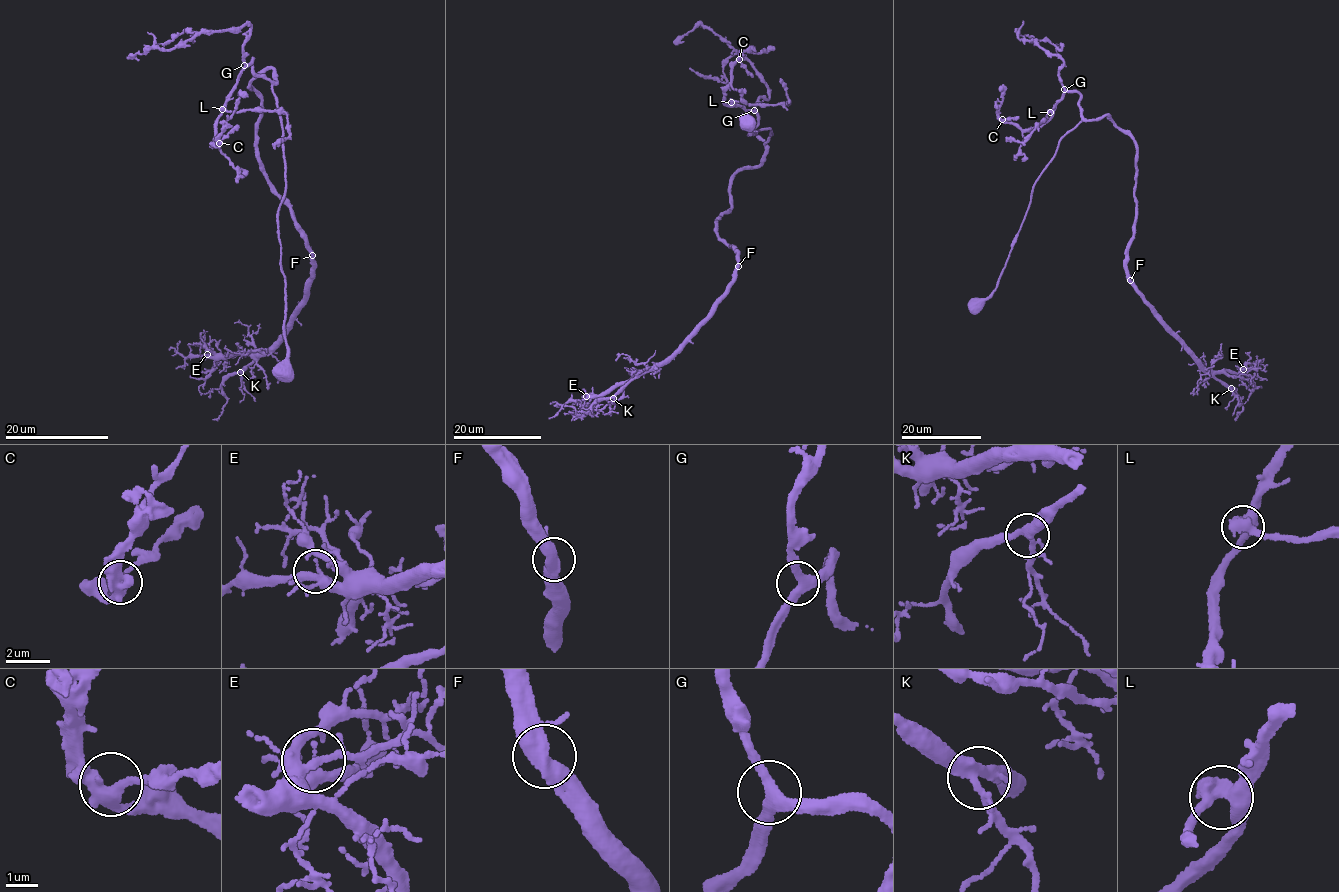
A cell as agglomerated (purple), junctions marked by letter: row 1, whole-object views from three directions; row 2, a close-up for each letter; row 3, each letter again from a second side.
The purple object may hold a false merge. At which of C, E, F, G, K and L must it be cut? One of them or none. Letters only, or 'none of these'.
none of these

